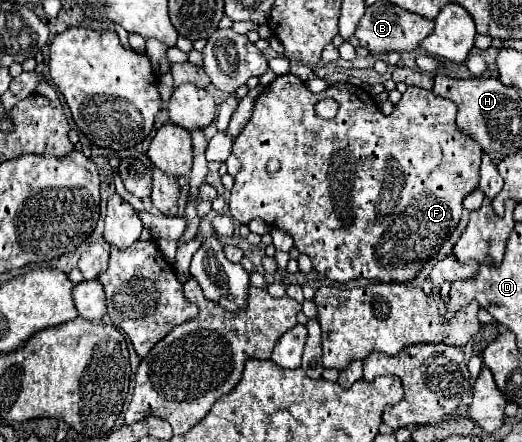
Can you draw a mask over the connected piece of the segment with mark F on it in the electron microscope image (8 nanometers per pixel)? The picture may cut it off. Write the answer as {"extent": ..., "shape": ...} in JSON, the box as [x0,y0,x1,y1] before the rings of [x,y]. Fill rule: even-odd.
{"extent":[229,74,481,282],"shape":[[[283,74],[277,76],[255,100],[255,108],[253,108],[253,116],[251,120],[245,124],[245,128],[241,130],[241,134],[235,138],[233,142],[233,150],[231,154],[235,154],[241,162],[241,172],[235,176],[235,186],[231,190],[231,198],[229,198],[229,208],[231,208],[231,216],[235,220],[239,220],[241,224],[251,222],[253,218],[261,218],[263,222],[267,222],[273,228],[285,230],[293,236],[295,246],[299,252],[307,254],[313,262],[313,268],[317,272],[321,272],[323,276],[327,276],[333,282],[347,282],[359,276],[365,278],[377,278],[383,282],[405,282],[411,280],[421,266],[441,248],[441,244],[445,242],[445,238],[455,230],[459,218],[461,218],[461,208],[463,208],[463,198],[477,186],[477,174],[479,174],[479,164],[481,164],[481,146],[471,138],[465,136],[461,132],[461,128],[457,126],[457,106],[447,100],[447,98],[439,98],[435,96],[431,90],[423,90],[423,88],[415,88],[409,86],[403,92],[403,98],[399,100],[399,104],[395,106],[395,110],[385,116],[379,112],[373,96],[369,92],[365,92],[359,86],[353,86],[349,82],[345,84],[333,84],[327,90],[315,94],[307,88],[307,84],[297,78],[295,74]],[[321,98],[333,98],[339,102],[339,112],[333,120],[321,120],[315,116],[313,112],[313,104]],[[277,158],[281,168],[277,172],[267,172],[267,162]]]}

